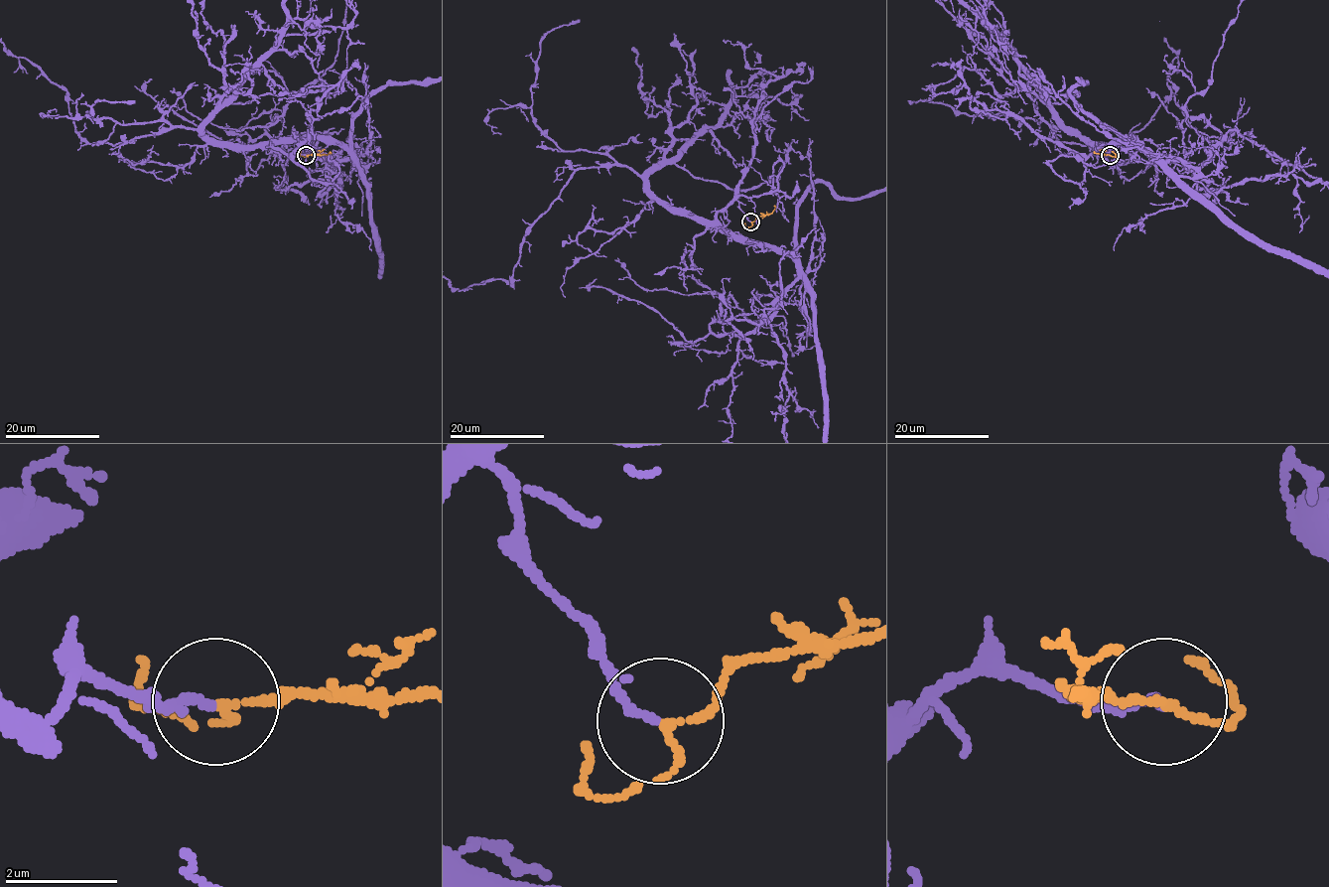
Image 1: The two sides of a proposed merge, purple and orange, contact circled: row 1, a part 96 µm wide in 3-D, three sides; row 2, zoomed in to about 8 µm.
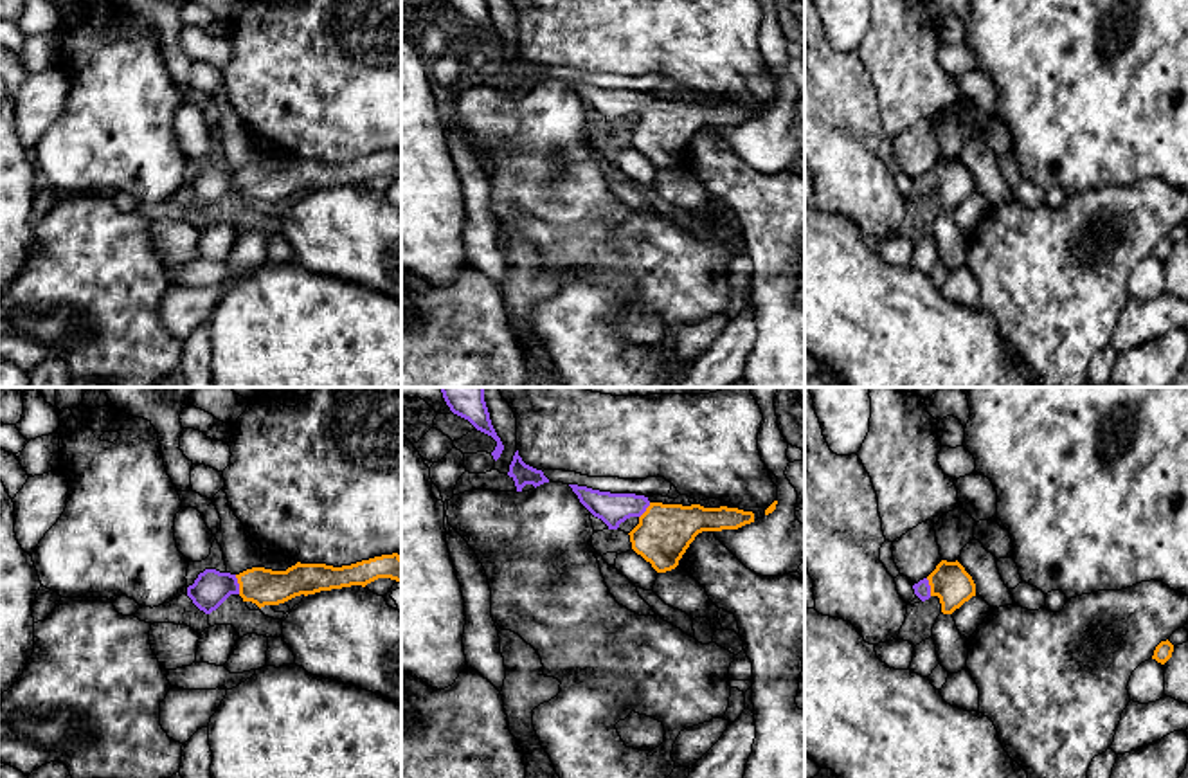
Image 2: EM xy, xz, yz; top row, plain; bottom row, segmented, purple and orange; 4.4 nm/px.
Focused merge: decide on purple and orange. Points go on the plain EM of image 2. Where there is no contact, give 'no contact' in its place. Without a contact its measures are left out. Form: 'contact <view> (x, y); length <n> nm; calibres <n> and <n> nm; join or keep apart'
contact xy (238, 180); length 90 nm; calibres 160 and 160 nm; join

